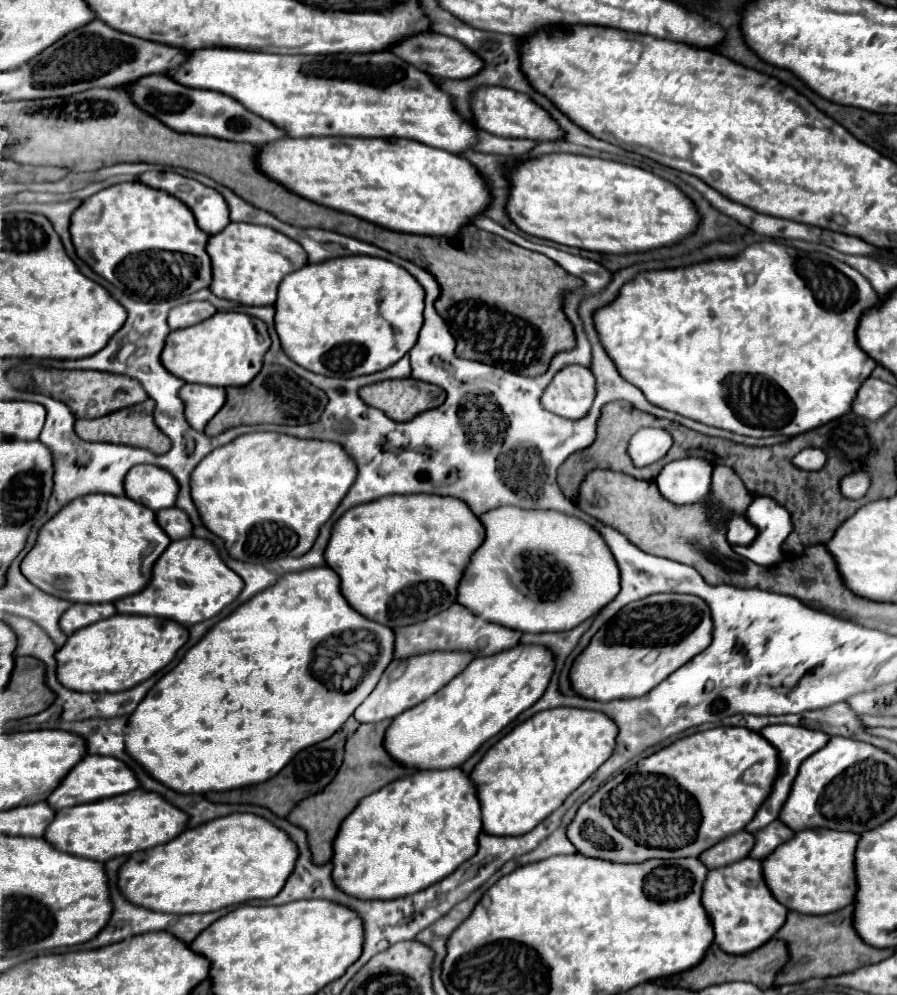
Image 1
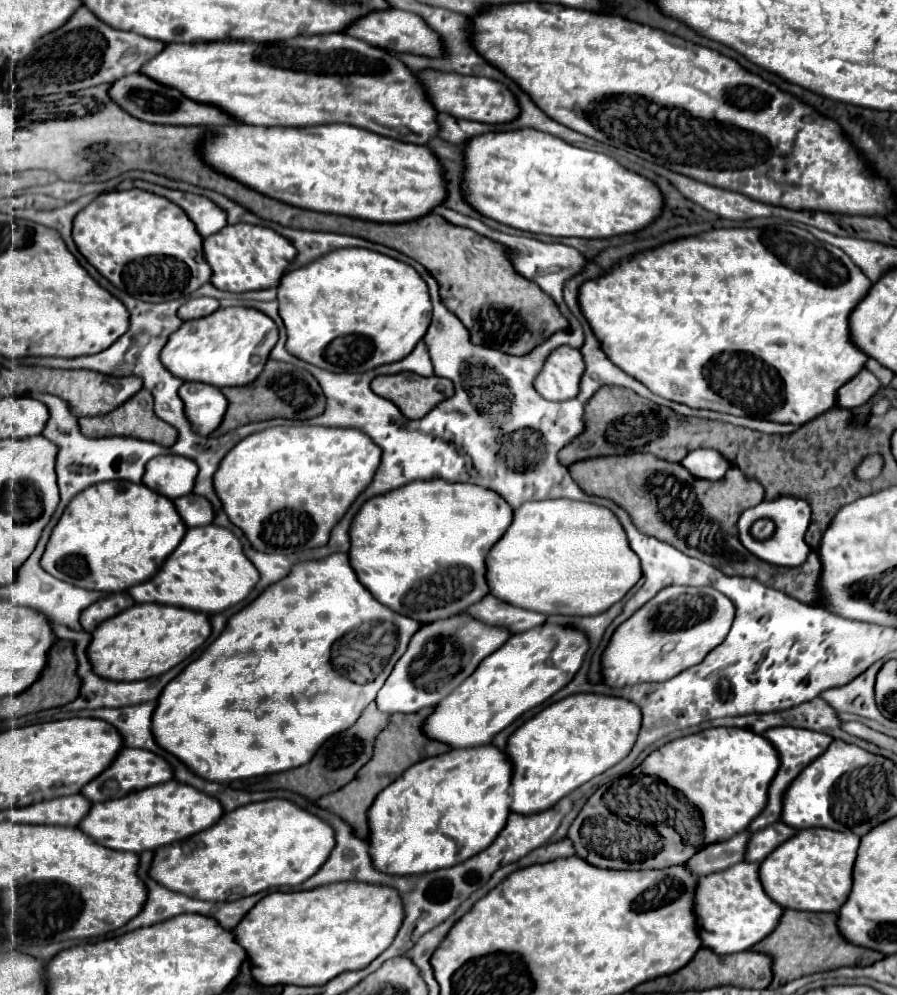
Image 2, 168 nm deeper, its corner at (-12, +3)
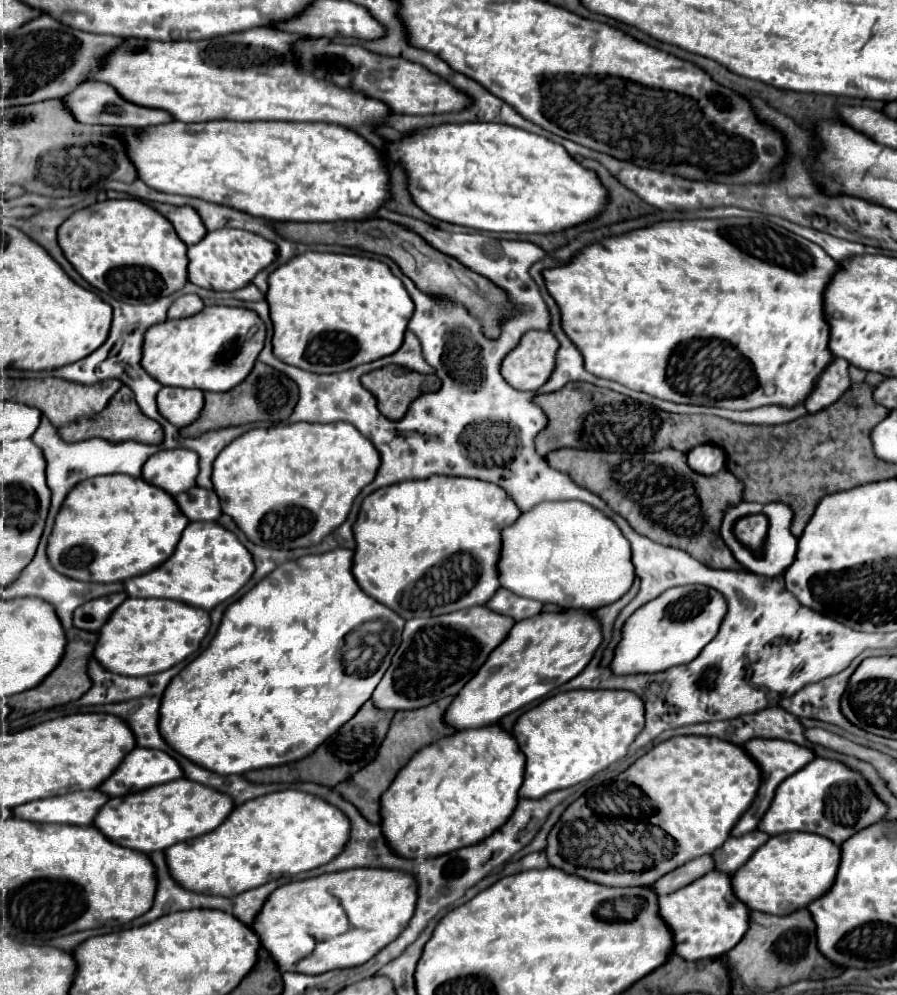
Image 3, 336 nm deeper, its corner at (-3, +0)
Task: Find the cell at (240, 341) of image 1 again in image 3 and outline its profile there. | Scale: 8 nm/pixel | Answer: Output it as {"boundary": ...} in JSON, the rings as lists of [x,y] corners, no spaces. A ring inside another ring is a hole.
{"boundary":[[[205,307],[187,319],[167,319],[153,325],[143,339],[141,367],[169,387],[229,391],[251,373],[265,343],[265,325],[251,309]]]}

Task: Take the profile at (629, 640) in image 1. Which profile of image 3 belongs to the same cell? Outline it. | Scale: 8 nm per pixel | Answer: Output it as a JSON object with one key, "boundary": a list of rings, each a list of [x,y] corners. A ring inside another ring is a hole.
{"boundary":[[[685,585],[667,589],[625,621],[621,629],[621,641],[615,647],[609,667],[615,675],[637,675],[661,673],[675,665],[687,665],[709,641],[715,639],[725,613],[725,597],[711,587]]]}

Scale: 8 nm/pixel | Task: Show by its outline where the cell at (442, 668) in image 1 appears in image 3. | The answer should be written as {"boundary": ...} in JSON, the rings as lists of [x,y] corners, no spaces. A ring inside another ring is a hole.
{"boundary":[[[471,607],[459,613],[429,619],[409,619],[403,631],[403,643],[397,649],[387,673],[371,695],[377,709],[419,709],[437,699],[457,695],[461,687],[477,673],[489,653],[507,637],[515,621],[489,611]]]}

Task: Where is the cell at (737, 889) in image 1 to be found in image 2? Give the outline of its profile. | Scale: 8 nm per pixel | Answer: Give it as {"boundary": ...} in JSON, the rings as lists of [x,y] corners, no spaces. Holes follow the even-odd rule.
{"boundary":[[[740,862],[730,866],[728,870],[702,876],[694,890],[694,916],[696,916],[696,926],[700,928],[698,936],[702,940],[702,946],[710,948],[716,954],[734,954],[734,952],[744,952],[752,948],[756,942],[766,938],[776,928],[780,914],[782,914],[782,908],[776,906],[776,902],[772,902],[766,896],[758,880],[758,864],[752,864],[752,862]]]}

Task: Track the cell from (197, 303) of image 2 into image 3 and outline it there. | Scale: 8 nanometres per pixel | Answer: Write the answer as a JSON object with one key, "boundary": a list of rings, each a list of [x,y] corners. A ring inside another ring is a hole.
{"boundary":[[[183,295],[183,297],[179,297],[179,299],[169,307],[167,317],[169,317],[169,319],[191,317],[191,315],[197,315],[203,307],[205,307],[205,305],[203,305],[201,297],[197,297],[197,295]]]}

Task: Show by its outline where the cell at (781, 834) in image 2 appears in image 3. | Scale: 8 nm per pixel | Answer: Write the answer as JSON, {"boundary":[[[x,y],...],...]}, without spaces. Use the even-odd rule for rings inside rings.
{"boundary":[[[755,829],[743,837],[729,837],[715,853],[713,853],[713,859],[715,859],[715,867],[719,871],[725,871],[725,873],[735,873],[739,867],[743,867],[751,855],[761,847],[765,845],[769,839],[769,835],[761,829]]]}

